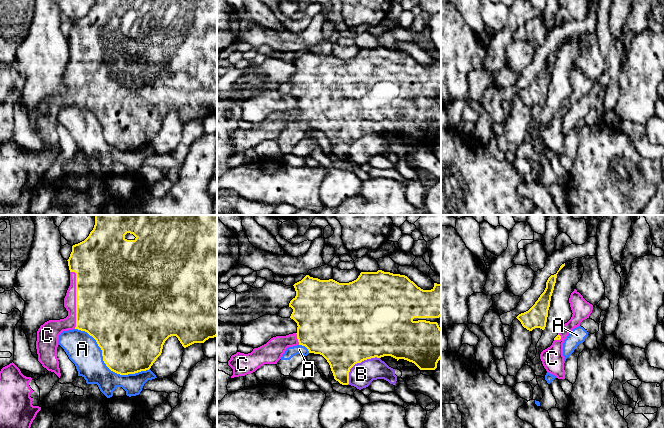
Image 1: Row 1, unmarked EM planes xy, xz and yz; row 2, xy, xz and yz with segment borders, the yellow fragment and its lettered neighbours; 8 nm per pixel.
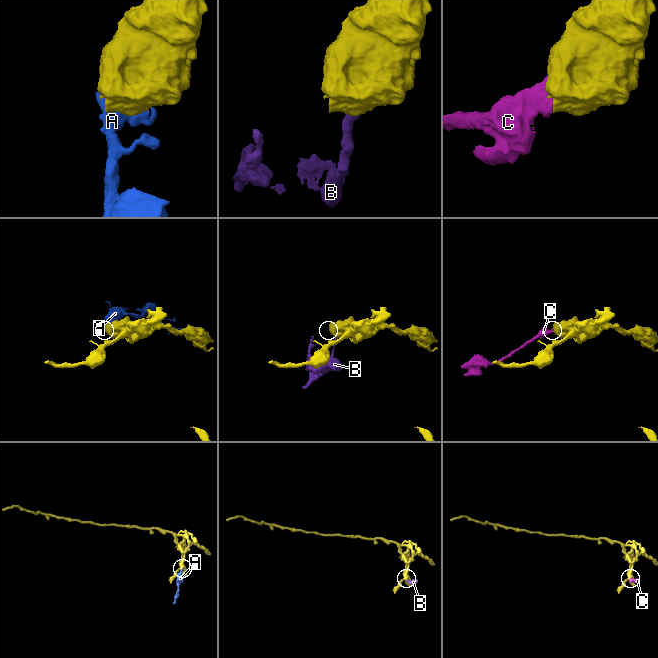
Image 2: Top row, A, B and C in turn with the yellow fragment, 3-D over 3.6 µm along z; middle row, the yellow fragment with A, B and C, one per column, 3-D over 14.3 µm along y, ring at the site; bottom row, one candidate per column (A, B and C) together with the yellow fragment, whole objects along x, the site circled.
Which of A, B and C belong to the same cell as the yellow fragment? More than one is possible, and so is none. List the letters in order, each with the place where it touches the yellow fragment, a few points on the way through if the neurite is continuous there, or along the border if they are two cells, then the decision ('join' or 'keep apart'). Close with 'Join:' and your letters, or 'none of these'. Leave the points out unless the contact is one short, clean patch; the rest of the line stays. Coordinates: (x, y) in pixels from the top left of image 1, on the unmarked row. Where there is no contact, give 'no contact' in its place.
A: meets yellow in xy at (105, 139); keep apart
B: meets yellow in xz at (357, 138); keep apart
C: meets yellow in xy at (76, 74); join
Join: C

